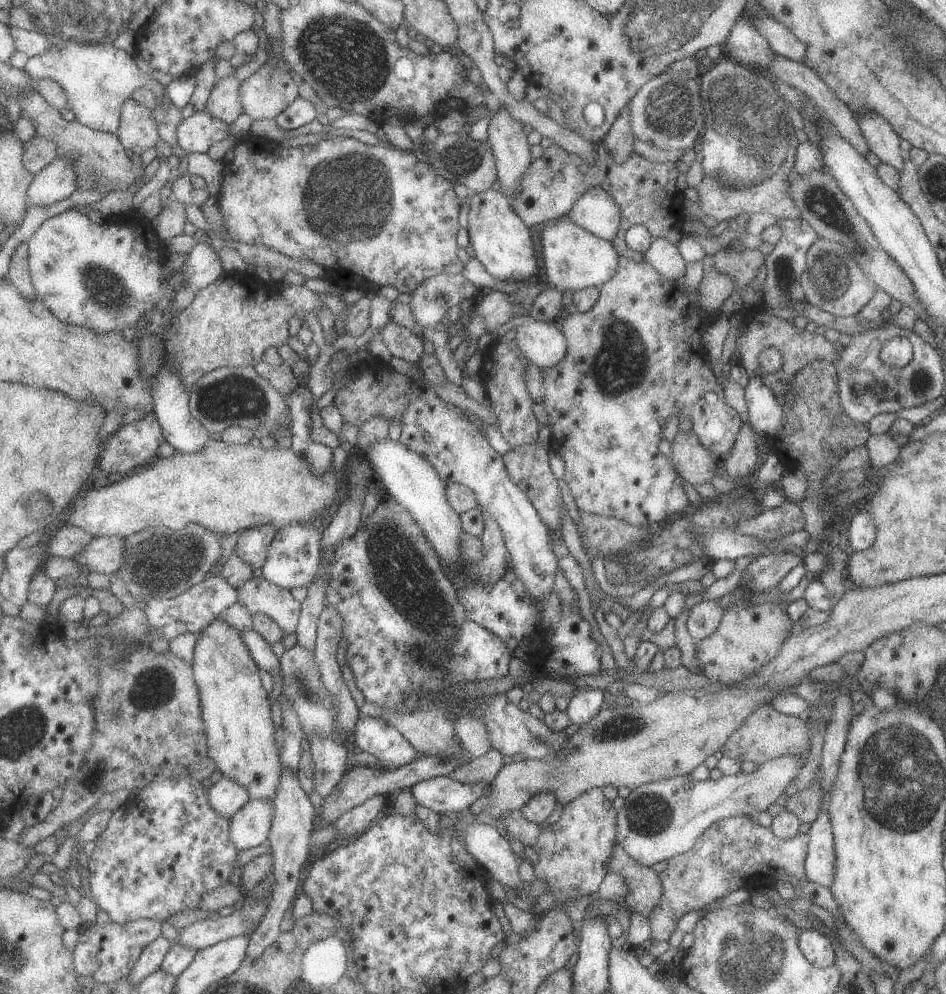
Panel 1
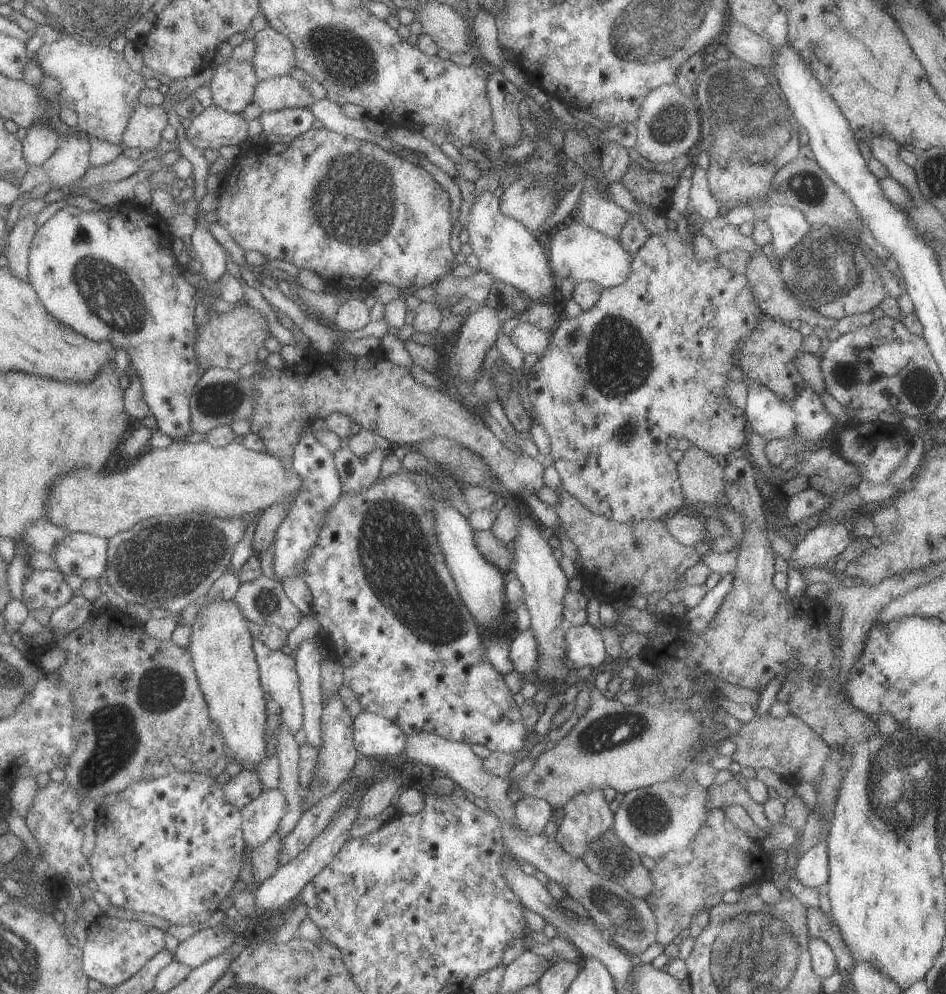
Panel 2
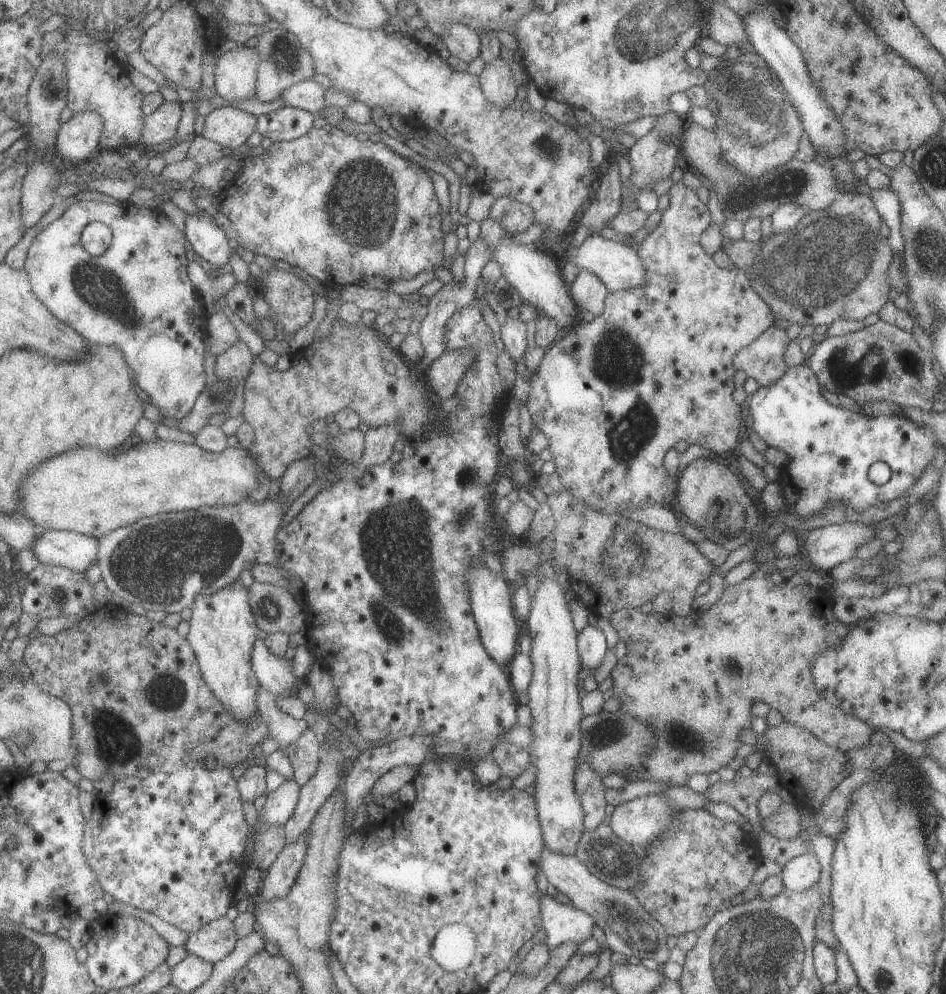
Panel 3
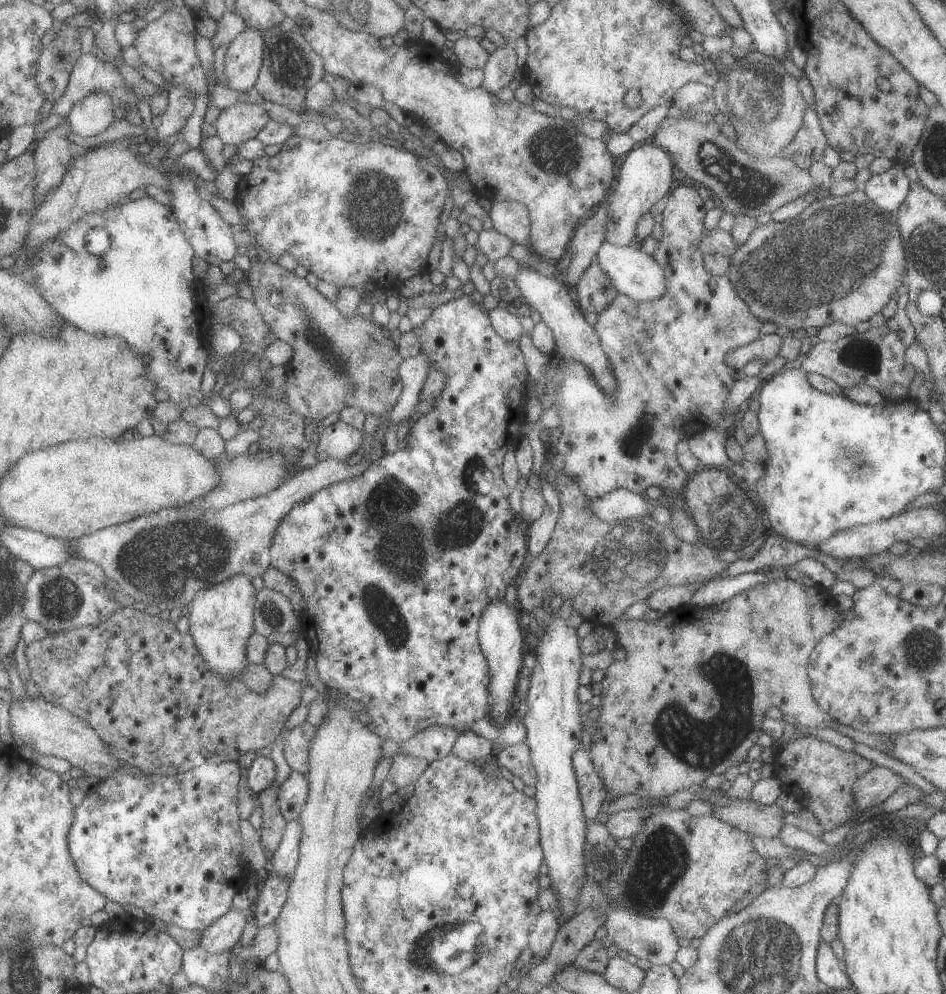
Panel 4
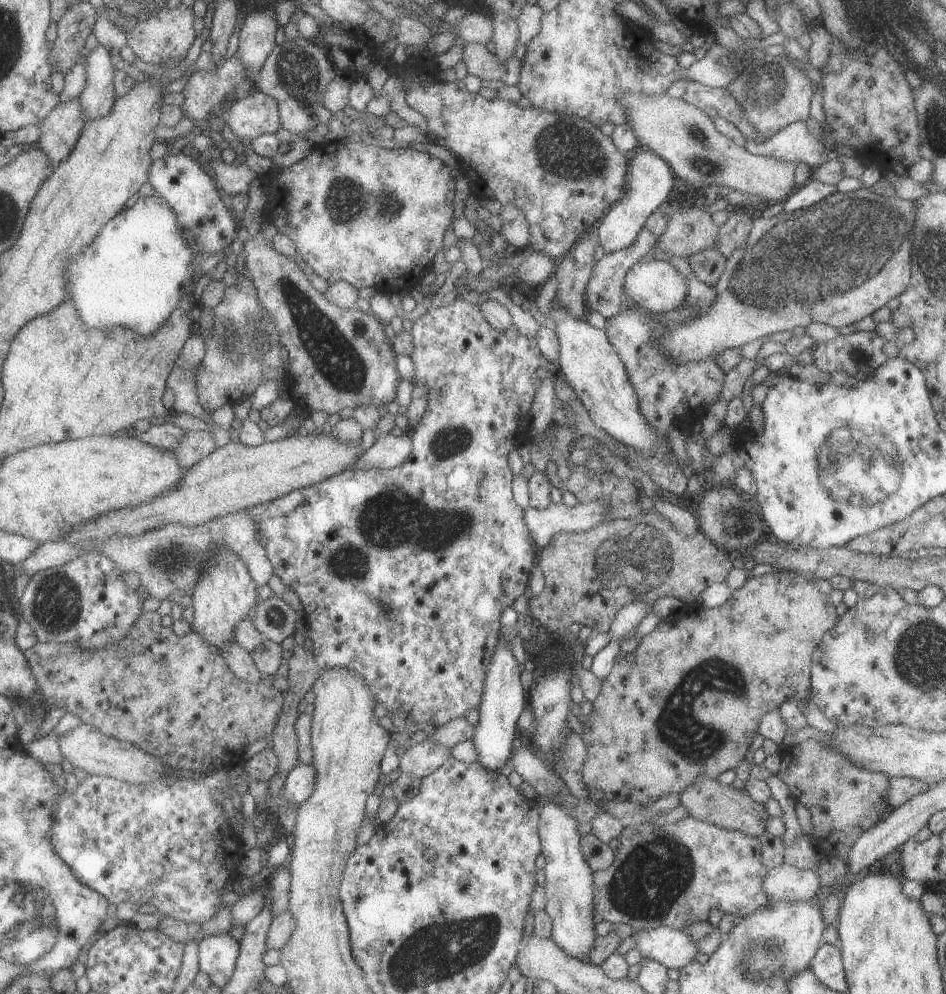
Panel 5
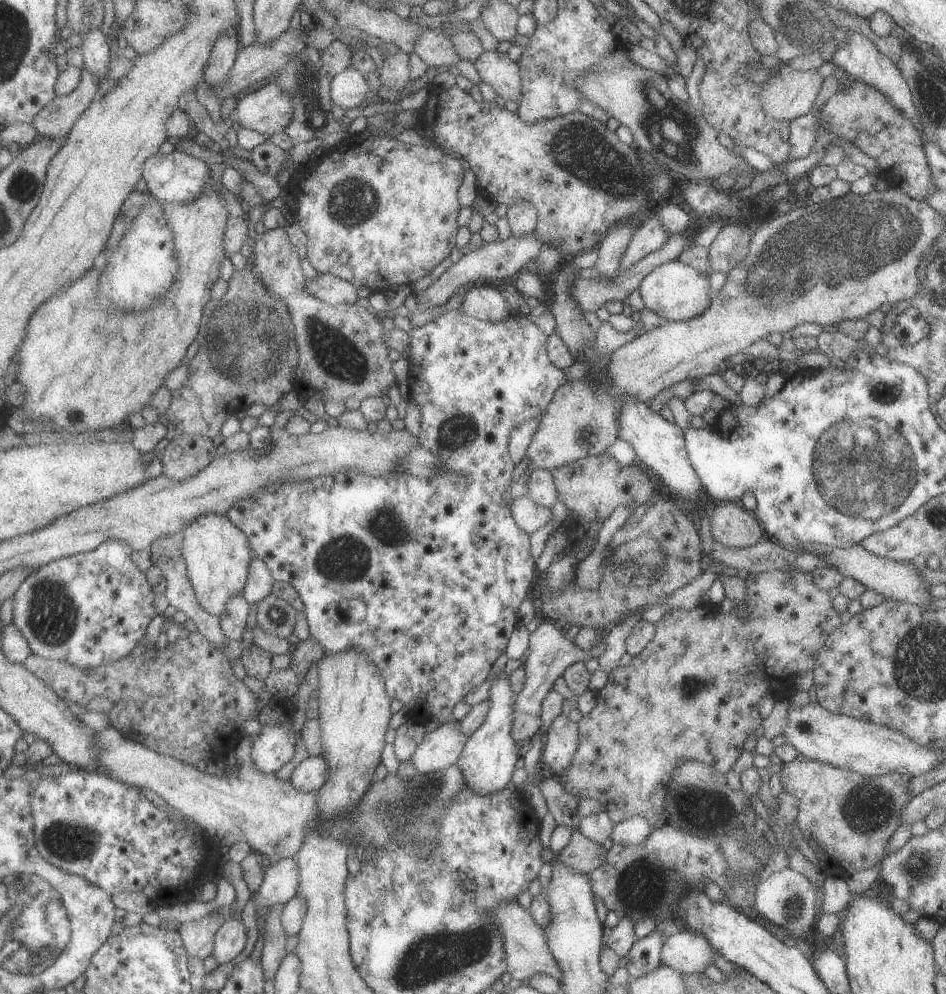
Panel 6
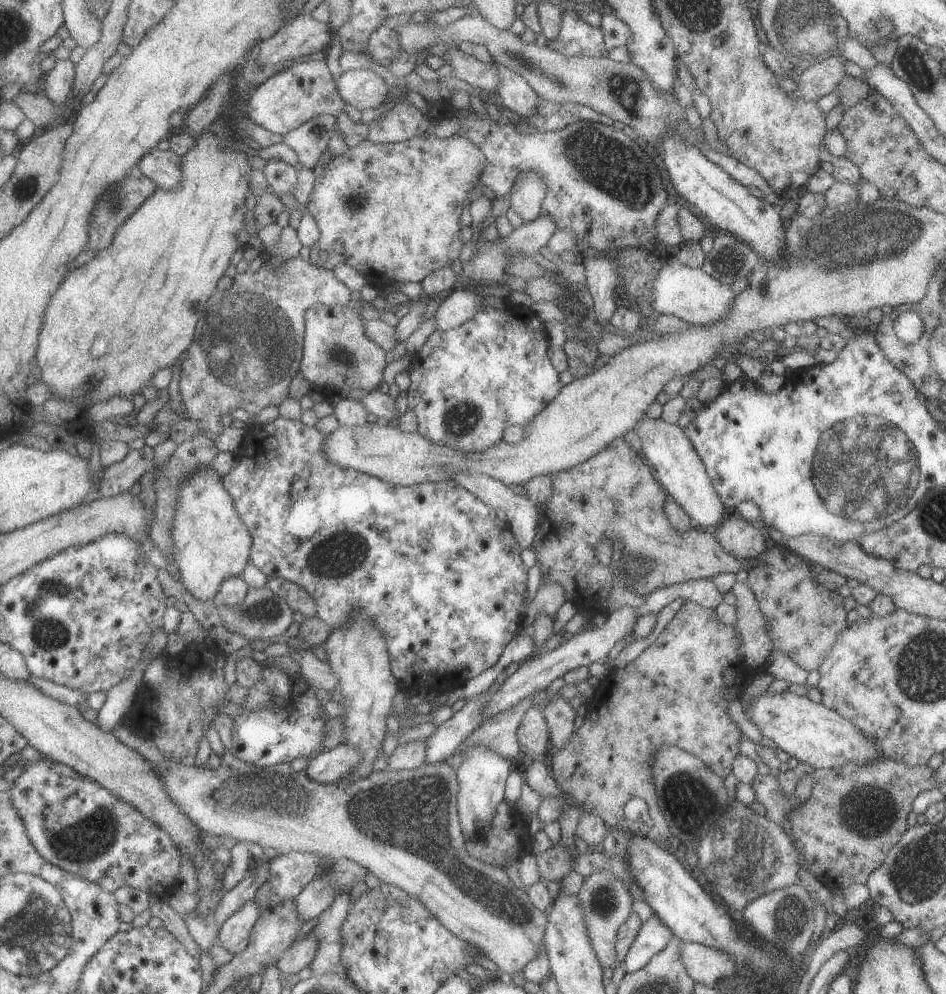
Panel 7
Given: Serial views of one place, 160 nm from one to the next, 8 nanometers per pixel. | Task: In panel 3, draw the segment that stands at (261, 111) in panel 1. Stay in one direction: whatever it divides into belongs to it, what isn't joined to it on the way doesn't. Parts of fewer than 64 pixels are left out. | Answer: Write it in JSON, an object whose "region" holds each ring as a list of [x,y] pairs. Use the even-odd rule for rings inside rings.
{"region":[[[310,80],[295,83],[285,89],[282,91],[280,98],[285,106],[307,111],[315,116],[326,106],[324,88]]]}

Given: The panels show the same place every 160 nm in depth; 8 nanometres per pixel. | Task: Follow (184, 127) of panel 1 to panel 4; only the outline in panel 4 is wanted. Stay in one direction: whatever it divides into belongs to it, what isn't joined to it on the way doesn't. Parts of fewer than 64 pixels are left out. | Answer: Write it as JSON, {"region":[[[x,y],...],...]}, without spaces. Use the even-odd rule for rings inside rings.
{"region":[[[239,101],[221,109],[213,127],[223,145],[238,145],[255,139],[269,119],[261,105]]]}

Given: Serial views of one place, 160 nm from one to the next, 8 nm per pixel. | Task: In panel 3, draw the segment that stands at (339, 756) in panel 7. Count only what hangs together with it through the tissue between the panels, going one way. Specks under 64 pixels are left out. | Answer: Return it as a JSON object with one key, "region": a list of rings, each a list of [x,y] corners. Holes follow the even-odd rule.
{"region":[[[293,778],[284,780],[275,790],[267,791],[265,802],[257,812],[258,827],[261,824],[283,825],[297,806],[300,784]]]}

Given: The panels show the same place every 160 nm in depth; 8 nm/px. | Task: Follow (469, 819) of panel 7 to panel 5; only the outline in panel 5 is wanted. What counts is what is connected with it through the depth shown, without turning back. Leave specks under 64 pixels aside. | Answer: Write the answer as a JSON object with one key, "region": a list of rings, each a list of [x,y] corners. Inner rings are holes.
{"region":[[[500,640],[493,651],[491,662],[486,668],[482,699],[478,706],[478,721],[471,738],[476,761],[485,769],[497,773],[503,764],[509,762],[511,742],[515,736],[518,716],[526,707],[525,690],[519,679],[521,665],[510,651],[510,642],[503,644]]]}

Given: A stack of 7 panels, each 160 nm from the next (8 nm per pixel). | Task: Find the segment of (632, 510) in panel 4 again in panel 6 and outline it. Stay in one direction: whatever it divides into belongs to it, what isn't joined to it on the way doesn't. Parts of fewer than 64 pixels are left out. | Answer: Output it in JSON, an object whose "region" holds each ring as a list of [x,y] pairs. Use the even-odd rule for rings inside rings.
{"region":[[[527,495],[512,499],[510,512],[514,523],[523,533],[528,535],[534,530],[542,528],[544,524],[549,522],[551,516],[549,509],[531,502]]]}

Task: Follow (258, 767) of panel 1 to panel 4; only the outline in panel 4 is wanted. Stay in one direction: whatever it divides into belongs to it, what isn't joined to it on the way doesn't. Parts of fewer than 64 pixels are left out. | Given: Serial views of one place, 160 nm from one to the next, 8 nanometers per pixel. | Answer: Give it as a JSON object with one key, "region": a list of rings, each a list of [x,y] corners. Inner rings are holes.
{"region":[[[244,574],[230,576],[219,584],[195,592],[188,607],[189,634],[205,666],[224,679],[239,678],[248,663],[246,642],[253,634],[253,609],[256,597],[250,578]]]}

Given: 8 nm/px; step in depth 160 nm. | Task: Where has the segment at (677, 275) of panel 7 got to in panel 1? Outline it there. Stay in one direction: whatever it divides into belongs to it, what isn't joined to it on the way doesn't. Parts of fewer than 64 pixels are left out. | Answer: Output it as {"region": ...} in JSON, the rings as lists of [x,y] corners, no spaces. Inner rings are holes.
{"region":[[[558,219],[541,227],[543,266],[547,285],[562,292],[598,287],[607,282],[618,265],[618,252],[611,241],[592,235],[588,230],[569,221]]]}

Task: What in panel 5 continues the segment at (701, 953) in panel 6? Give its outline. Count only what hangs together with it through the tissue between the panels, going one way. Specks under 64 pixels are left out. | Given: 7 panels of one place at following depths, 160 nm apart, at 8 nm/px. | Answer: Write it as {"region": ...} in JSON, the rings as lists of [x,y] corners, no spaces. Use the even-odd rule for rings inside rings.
{"region":[[[661,925],[646,931],[633,932],[637,936],[635,949],[641,957],[660,962],[667,968],[683,968],[687,963],[693,961],[698,952],[696,944],[684,931]]]}

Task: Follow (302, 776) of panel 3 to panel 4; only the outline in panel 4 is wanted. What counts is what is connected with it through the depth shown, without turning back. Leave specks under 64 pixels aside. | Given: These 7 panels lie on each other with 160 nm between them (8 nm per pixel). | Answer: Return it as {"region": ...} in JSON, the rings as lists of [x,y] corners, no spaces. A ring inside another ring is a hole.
{"region":[[[306,720],[286,732],[282,754],[292,771],[308,773],[308,746],[316,728]]]}

